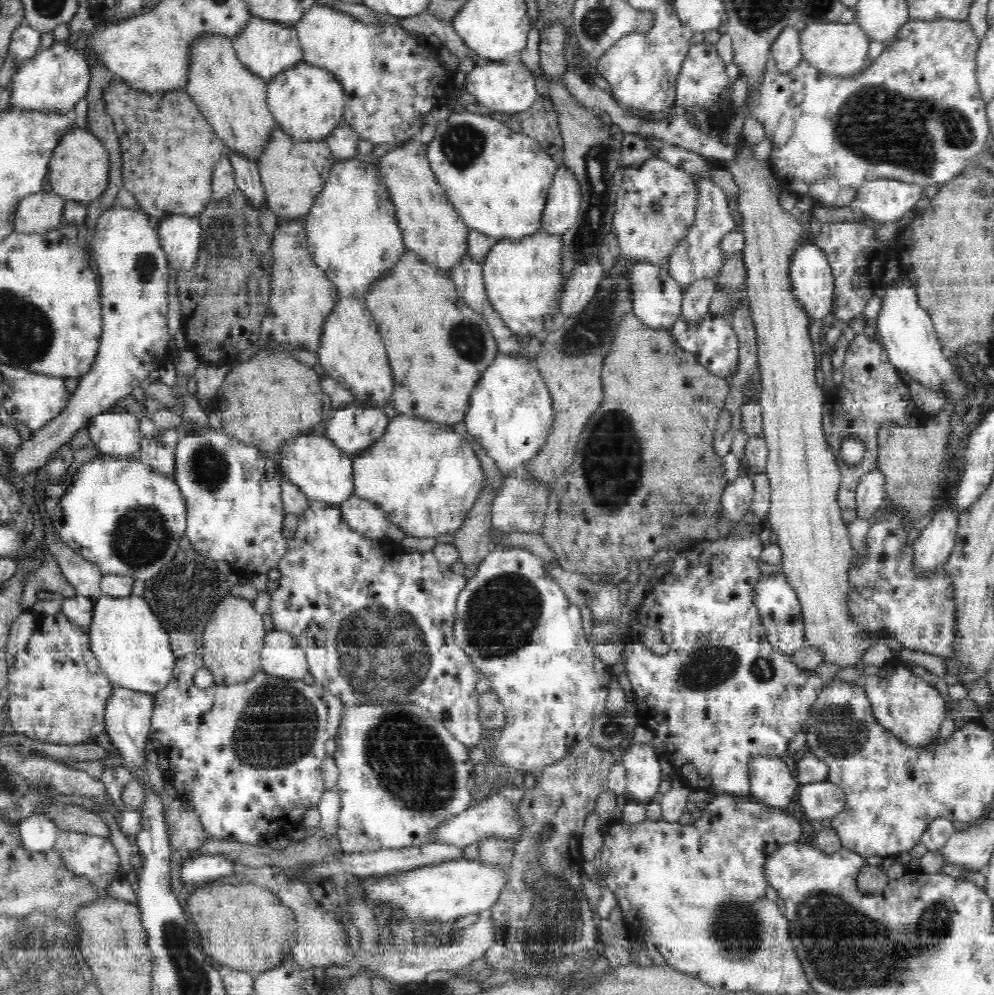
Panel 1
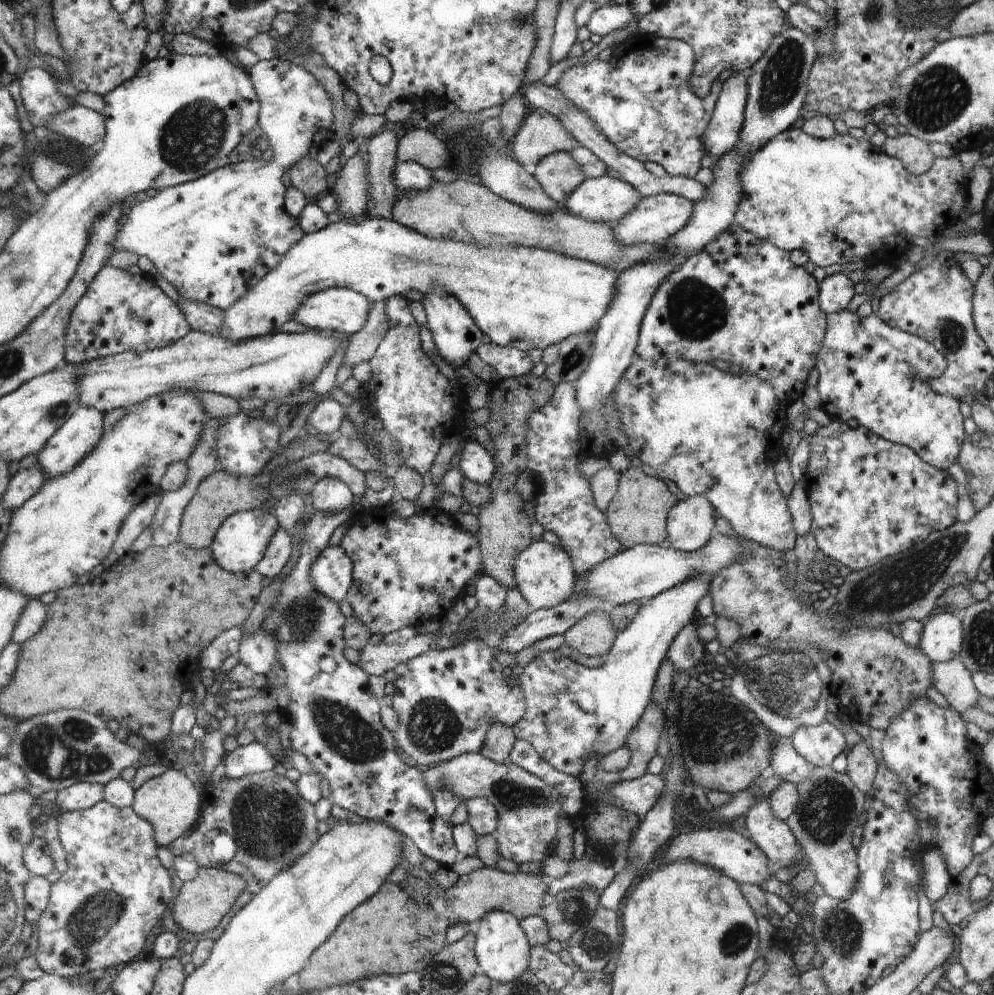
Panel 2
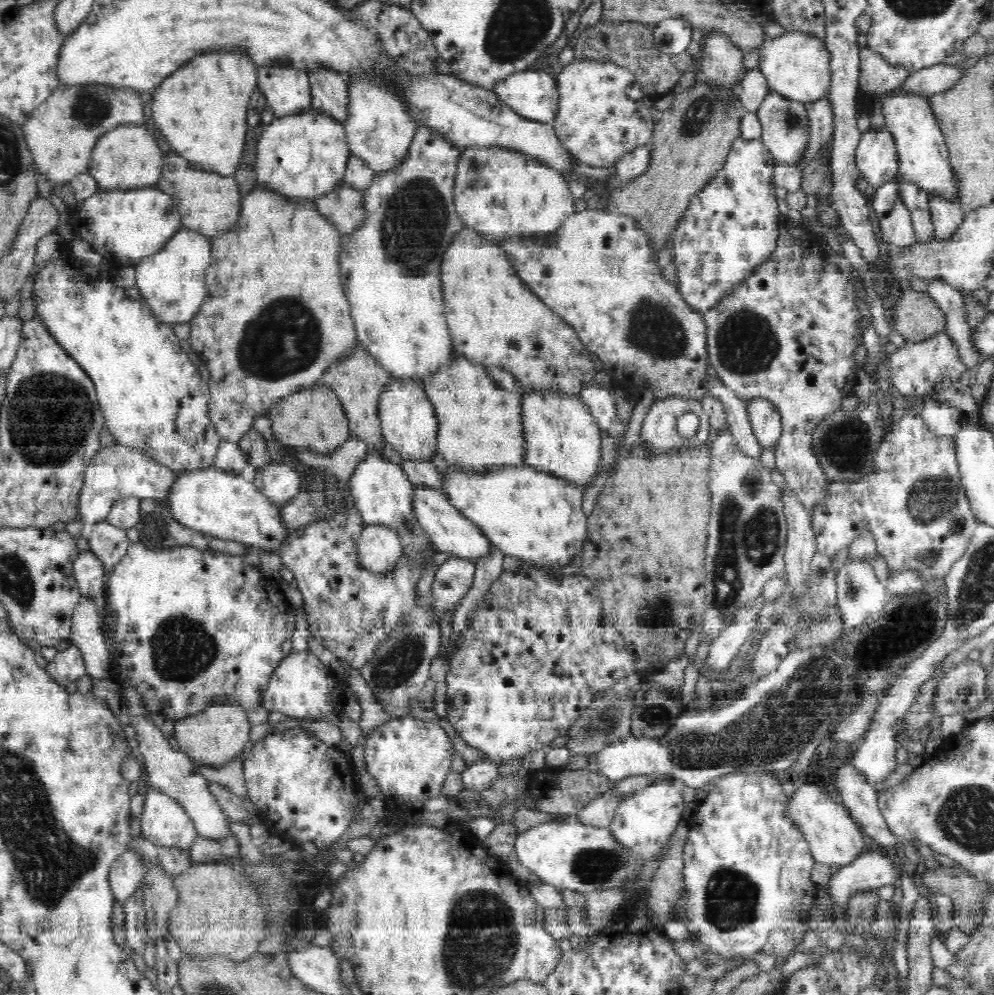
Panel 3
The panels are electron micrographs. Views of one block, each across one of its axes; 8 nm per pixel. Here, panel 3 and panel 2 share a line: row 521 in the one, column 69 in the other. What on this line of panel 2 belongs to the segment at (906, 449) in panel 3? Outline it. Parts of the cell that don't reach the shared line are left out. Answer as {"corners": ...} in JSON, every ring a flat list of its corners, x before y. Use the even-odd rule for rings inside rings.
{"corners":[[104,800,84,812,63,810,60,832,69,860,68,872,53,883,48,912,38,924,39,948,36,952,42,968,47,973,64,978,81,977,89,972,130,964,141,958,152,932,164,920,162,916,177,899,174,878,158,858,159,841,156,828,150,820,140,816,134,807,118,808]]}

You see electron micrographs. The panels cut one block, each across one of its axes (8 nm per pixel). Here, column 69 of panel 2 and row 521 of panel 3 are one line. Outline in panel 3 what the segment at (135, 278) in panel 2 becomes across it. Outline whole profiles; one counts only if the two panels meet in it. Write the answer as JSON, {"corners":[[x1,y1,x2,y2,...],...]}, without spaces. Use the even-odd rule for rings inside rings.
{"corners":[[347,513,318,524,310,524,309,527,298,527,294,530,291,543,278,552,283,565,295,574,298,588,303,594,302,604,310,613,309,632,337,657,340,654,342,659,346,659,358,669,376,654,385,632,397,625,398,619,407,613,412,601,416,600,416,584,420,578,420,571,410,564,405,556,400,560,398,568,386,578,362,570,357,559,357,542,364,526,359,513]]}

